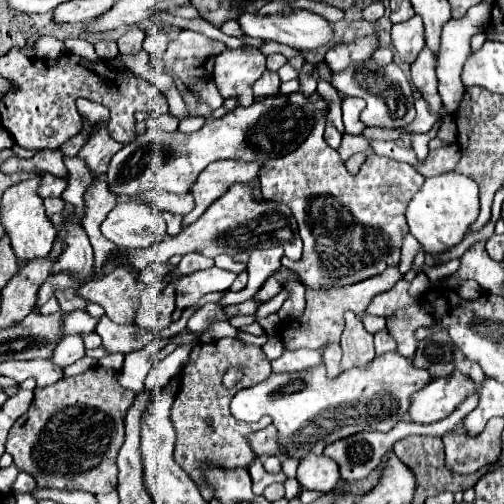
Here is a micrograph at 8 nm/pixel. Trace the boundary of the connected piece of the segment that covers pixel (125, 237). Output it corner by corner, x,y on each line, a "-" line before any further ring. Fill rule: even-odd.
118,202
102,222
102,234
122,250
148,248
166,236
166,222
148,204

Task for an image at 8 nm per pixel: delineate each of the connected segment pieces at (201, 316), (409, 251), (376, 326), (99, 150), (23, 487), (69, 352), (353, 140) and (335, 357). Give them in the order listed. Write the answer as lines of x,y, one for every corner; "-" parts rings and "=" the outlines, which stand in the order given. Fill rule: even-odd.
204,304
204,306
200,306
200,308
190,316
186,328
192,330
192,332
196,332
196,334
200,336
202,332
206,332
206,330
212,326
210,318
214,318
214,320
230,320
226,314
222,314
222,306
=
408,234
401,250
400,272
402,274
406,274
411,269
414,257
419,249
418,240
412,234
=
366,311
363,314
363,324
368,332
375,334
377,330
386,328
386,319
369,315
=
102,122
100,130
88,138
88,142
82,146
82,150
78,152
80,158
86,158
86,166
90,166
90,170
94,170
94,174
104,176
110,164
110,158
122,148
124,144
112,140
106,132
106,122
=
20,472
20,474
16,476
14,484
12,484
12,494
14,494
14,496
18,496
18,494
32,492
32,490
34,490
34,486
36,486
34,478
32,478
30,474
26,474
26,472
=
81,334
64,336
60,346
56,346
52,362
58,366
70,366
86,354
=
344,134
342,144
340,144
340,148
338,148
338,154
340,154
342,160
348,160
348,158
350,158
352,154
356,154
356,152
362,152
362,154
370,156
370,154
372,154
370,150
372,150
372,148
370,148
370,140
368,140
368,138
=
338,344
334,346
326,346
326,350
322,350
322,360
326,366
328,374
340,374
340,358
342,358
342,350

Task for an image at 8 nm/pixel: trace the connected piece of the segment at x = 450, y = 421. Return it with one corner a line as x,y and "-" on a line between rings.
476,388
476,392
470,394
448,418
444,418
444,420
440,420
440,422
436,422
436,424
420,426
420,424
414,424
414,422
410,422
410,420
402,420
402,422
398,422
398,424
396,424
390,432
386,432
386,434
376,432
376,430
362,430
362,432
358,432
358,434
352,434
350,438
342,438
342,440
332,442
330,446
326,446
324,456
332,458
332,460
338,464
342,478
346,478
346,480
362,480
362,478
368,478
368,476
380,466
384,454
386,454
400,438
412,436
412,434
442,436
446,430
452,430
458,422
462,422
462,418
466,418
466,414
470,414
470,410
474,410
474,406
478,406
478,388

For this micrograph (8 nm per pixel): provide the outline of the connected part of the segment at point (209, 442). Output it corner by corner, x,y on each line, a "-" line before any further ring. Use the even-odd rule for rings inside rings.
222,338
214,340
210,344
196,344
190,352
190,358
186,366
180,372
180,390
172,406
172,424
176,428
176,450
174,460
180,464
184,472
192,476
194,482
198,482
198,464
202,460
210,460
216,464
222,464
226,468
248,468
248,464
254,460
254,452
248,446
248,434
272,424
272,419
264,416
258,422
238,422
230,414
230,400
242,386
254,386
262,380
266,380
272,374
270,360
264,356
264,352
258,346
246,346
236,338
-
232,362
242,364
242,380
236,382
232,388
224,388
222,376
232,368
-
206,418
214,420
214,426
206,426

